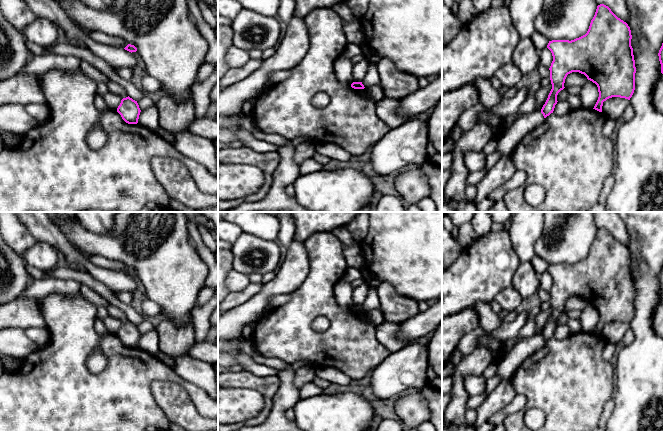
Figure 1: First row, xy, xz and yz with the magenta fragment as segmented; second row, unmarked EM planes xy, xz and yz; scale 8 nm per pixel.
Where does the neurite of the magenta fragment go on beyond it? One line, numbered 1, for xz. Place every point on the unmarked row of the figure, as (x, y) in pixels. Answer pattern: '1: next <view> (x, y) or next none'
1: next none

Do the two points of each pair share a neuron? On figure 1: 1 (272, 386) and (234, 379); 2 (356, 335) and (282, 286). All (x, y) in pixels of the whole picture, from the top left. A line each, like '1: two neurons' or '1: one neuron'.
1: one neuron
2: two neurons

